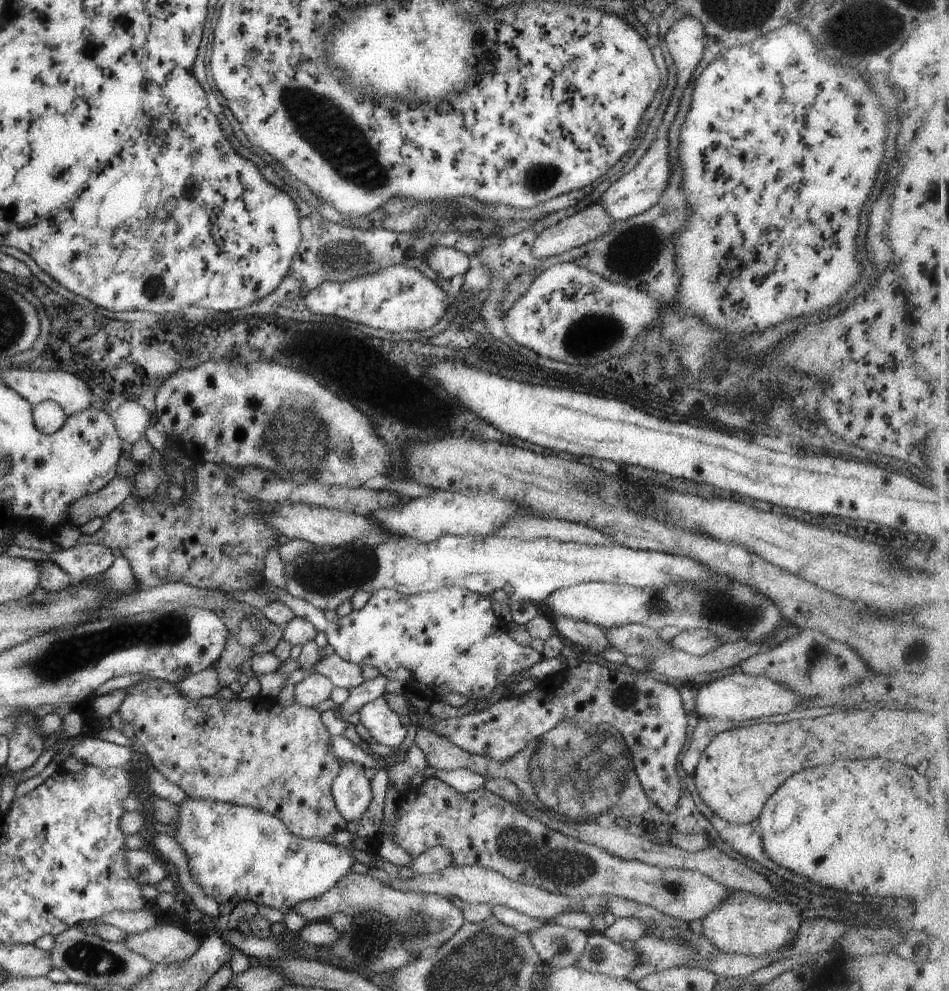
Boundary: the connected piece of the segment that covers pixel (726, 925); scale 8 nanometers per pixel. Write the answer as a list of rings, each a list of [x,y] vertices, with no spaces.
[[[731,891],[701,922],[702,935],[725,954],[746,957],[773,955],[779,958],[774,952],[793,941],[802,920],[800,910],[785,900],[774,901],[747,891]]]

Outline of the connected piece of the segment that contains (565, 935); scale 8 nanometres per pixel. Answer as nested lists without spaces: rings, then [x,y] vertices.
[[[555,923],[542,925],[527,934],[542,962],[558,969],[570,967],[580,957],[587,935]]]

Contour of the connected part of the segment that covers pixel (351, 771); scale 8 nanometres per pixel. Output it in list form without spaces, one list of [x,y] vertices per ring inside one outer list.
[[[340,761],[340,769],[332,780],[330,791],[335,808],[346,822],[358,820],[371,802],[369,781],[361,765]]]

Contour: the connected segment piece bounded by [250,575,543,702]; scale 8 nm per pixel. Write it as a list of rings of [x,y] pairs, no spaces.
[[[262,575],[252,577],[250,589],[258,590],[263,587],[273,592],[275,601],[285,603],[295,617],[304,618],[316,631],[324,632],[327,644],[339,658],[360,667],[375,666],[379,675],[389,680],[398,680],[406,691],[418,694],[429,702],[440,700],[440,696],[447,693],[463,695],[469,701],[478,701],[489,695],[497,684],[502,684],[507,676],[529,668],[543,657],[531,647],[513,641],[508,626],[493,614],[490,598],[461,587],[443,587],[414,595],[379,589],[370,594],[369,600],[360,609],[352,608],[345,616],[337,617],[332,622],[325,619],[321,609],[305,599],[292,597],[286,590],[269,586]]]

